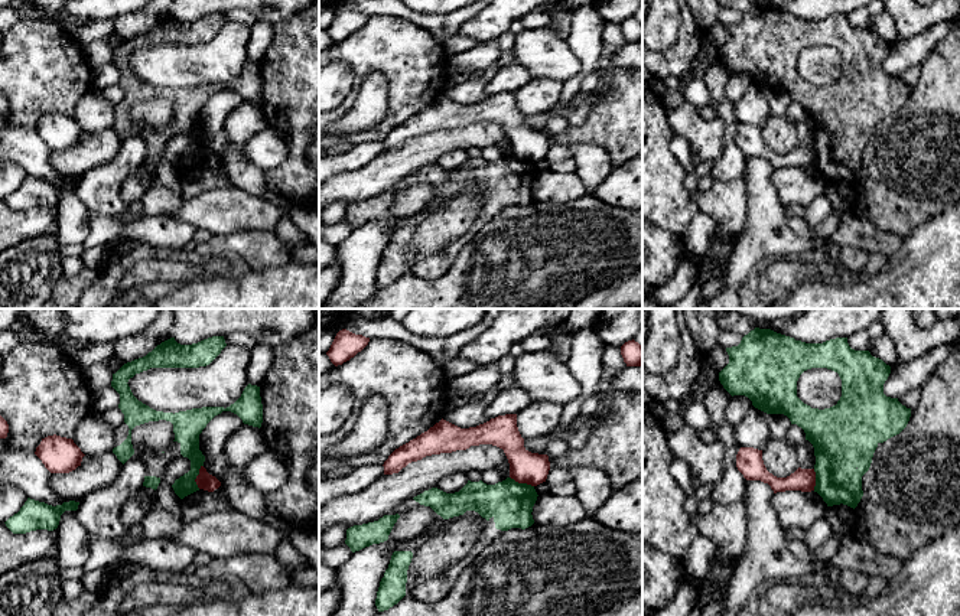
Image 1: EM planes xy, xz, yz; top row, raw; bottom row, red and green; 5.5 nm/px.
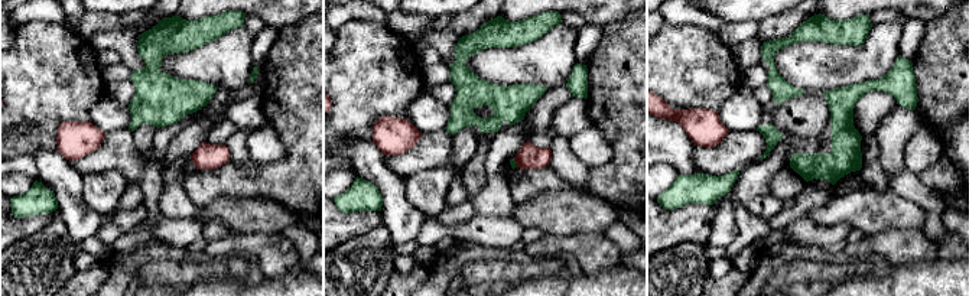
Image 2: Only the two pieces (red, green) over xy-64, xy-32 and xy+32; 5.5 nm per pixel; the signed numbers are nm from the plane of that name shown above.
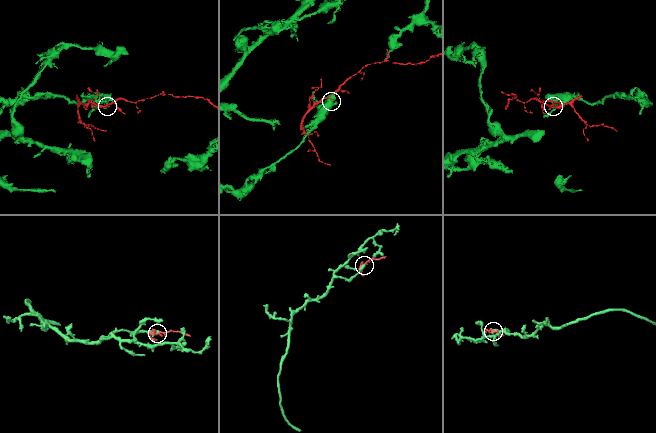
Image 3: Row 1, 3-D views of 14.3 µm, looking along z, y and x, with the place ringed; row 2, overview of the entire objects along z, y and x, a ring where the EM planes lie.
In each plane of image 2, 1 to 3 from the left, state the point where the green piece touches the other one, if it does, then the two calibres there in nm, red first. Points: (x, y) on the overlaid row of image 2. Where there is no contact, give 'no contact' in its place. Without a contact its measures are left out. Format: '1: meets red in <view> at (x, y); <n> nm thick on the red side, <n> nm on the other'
1: no contact
2: meets red in xy-32 at (516, 162); 140 nm thick on the red side, 30 nm on the other
3: no contact

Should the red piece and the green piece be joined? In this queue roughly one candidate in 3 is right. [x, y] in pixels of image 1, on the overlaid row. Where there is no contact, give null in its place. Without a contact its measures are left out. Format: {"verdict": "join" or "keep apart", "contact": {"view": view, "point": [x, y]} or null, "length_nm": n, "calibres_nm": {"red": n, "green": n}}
{"verdict": "keep apart", "contact": {"view": "xy", "point": [197, 476]}, "length_nm": 140, "calibres_nm": {"red": 90, "green": 140}}

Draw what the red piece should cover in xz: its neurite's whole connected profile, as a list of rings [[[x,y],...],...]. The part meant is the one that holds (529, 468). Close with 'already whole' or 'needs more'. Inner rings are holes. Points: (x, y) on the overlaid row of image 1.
[[[517,414],[498,415],[469,428],[461,428],[442,418],[427,431],[396,449],[383,465],[384,475],[398,473],[409,463],[426,456],[466,450],[479,444],[492,444],[504,450],[510,463],[510,478],[515,482],[531,486],[546,482],[550,470],[549,456],[531,453],[524,447]]] | already whole

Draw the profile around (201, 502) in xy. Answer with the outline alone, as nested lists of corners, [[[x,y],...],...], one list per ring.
[[[199,489],[182,499],[182,518],[185,522],[192,522],[204,515],[234,509],[231,501],[224,495]]]

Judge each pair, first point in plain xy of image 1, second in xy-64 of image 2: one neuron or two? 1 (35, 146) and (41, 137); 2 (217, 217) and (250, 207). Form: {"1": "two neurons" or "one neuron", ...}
{"1": "two neurons", "2": "one neuron"}

